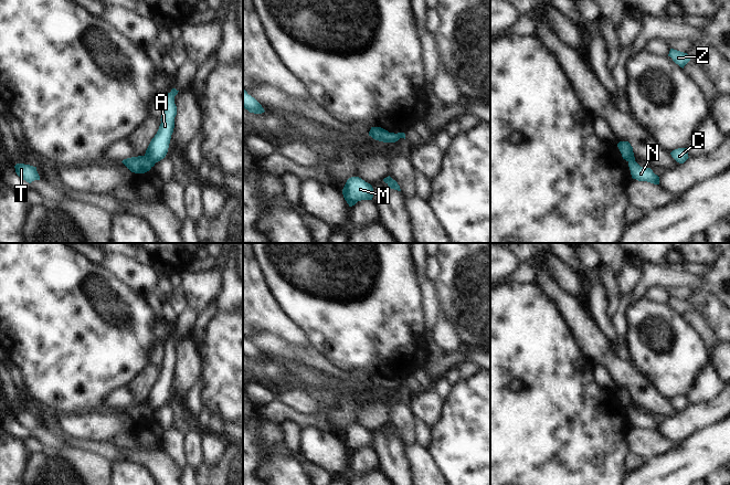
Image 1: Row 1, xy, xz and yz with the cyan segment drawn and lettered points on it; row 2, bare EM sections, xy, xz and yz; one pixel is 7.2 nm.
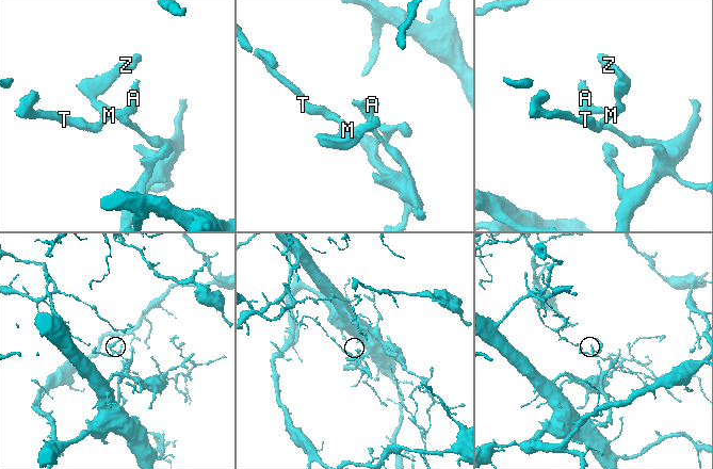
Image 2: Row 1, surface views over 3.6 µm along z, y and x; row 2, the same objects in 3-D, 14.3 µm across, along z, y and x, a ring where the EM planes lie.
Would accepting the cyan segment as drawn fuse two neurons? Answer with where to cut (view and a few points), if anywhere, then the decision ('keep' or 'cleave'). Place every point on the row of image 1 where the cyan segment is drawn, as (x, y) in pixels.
cut xy (145, 155), (154, 164); cleave

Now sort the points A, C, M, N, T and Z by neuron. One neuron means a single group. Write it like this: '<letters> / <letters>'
A C M T Z / N

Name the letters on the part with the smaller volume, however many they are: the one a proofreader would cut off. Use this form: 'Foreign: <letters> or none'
Foreign: A, C, M, T, Z

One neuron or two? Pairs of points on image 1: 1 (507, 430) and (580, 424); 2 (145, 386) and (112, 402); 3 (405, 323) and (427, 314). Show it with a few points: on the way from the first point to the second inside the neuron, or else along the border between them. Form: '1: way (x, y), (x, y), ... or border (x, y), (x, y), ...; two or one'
1: way (525, 430), (562, 430); one
2: way (137, 390), (126, 398), (119, 399); one
3: border (419, 291), (422, 308), (423, 339), (425, 341); two

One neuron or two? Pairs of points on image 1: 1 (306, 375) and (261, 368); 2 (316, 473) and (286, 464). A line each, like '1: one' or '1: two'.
1: two
2: two

